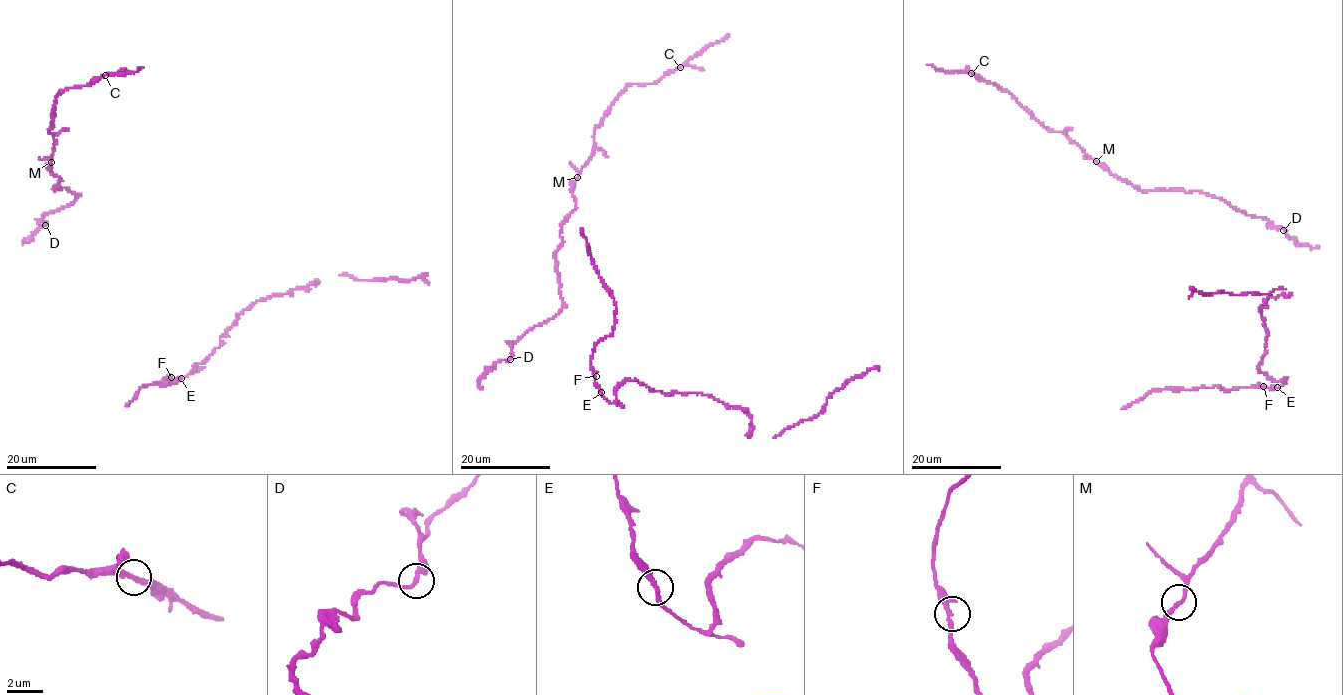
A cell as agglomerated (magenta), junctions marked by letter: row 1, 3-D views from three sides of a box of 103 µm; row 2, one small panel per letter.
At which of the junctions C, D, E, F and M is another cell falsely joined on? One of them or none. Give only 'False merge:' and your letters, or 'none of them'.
False merge: none of them

